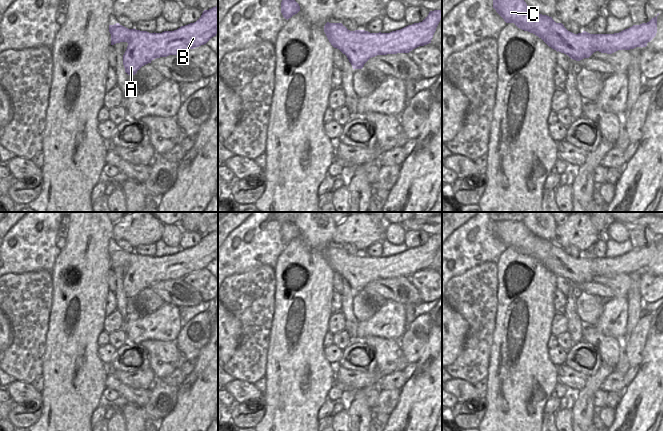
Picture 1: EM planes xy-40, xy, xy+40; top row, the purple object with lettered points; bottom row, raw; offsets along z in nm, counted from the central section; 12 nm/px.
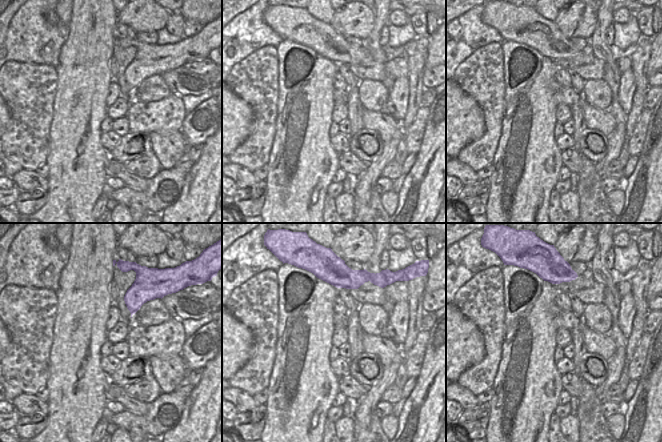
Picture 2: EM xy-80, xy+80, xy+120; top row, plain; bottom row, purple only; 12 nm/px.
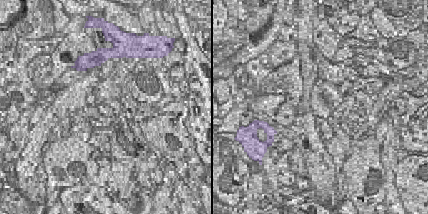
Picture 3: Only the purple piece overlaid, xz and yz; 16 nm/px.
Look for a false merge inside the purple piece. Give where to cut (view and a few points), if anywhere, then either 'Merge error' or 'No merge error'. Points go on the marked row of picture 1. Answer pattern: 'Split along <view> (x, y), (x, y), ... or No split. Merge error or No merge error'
No split. No merge error

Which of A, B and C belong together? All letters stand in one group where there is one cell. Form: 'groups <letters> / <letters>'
groups A B C

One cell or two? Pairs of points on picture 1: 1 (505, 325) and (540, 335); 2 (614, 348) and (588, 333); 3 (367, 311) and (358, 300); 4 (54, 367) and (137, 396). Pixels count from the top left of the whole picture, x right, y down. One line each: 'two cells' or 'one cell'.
1: one cell
2: one cell
3: one cell
4: two cells

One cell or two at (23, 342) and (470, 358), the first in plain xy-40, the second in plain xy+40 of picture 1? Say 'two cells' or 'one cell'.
one cell

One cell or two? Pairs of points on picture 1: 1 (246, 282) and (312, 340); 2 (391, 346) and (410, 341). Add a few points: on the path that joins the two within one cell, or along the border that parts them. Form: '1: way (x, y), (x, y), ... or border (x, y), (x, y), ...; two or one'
1: border (275, 284), (275, 309), (270, 330); two
2: border (398, 340), (401, 350); two

